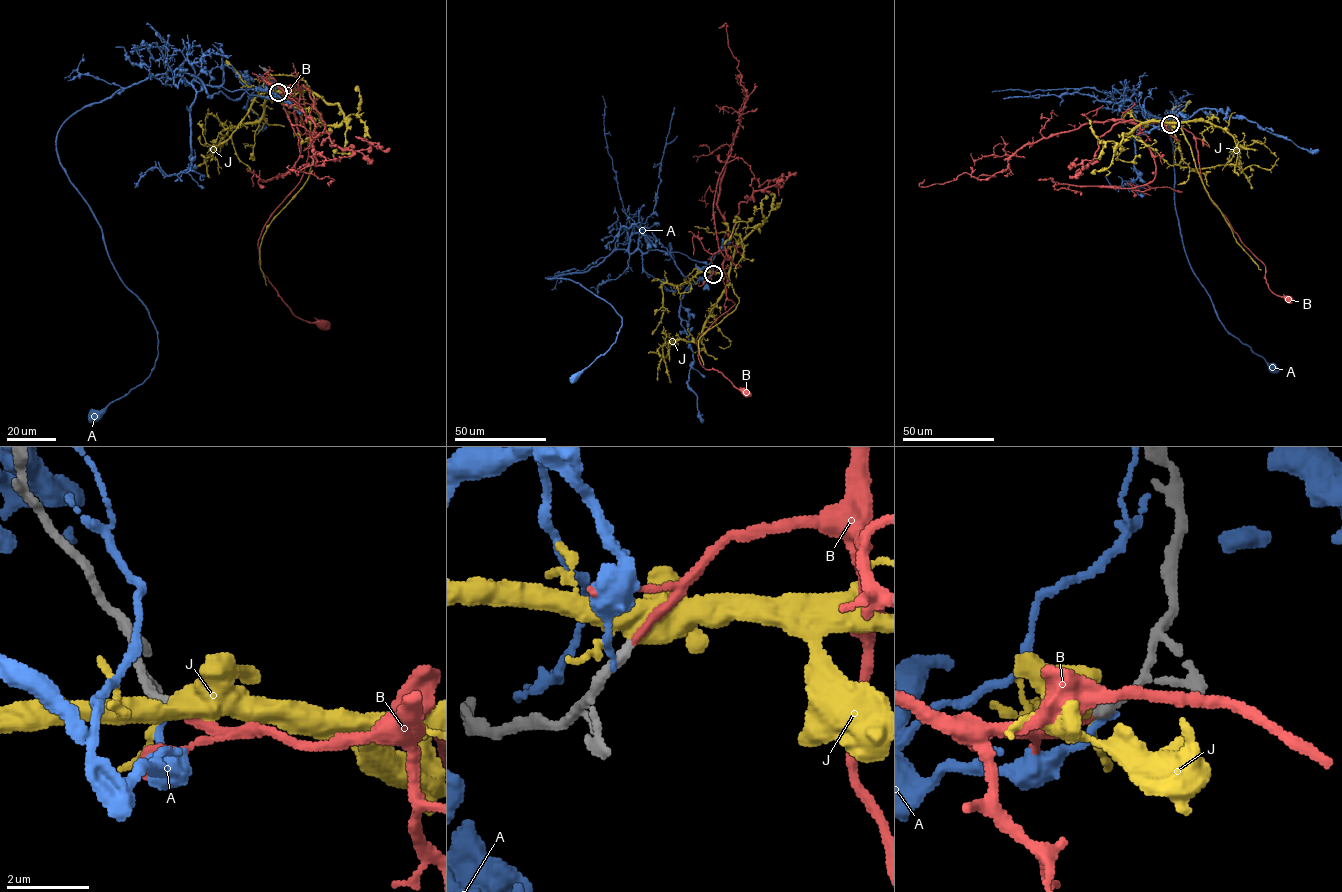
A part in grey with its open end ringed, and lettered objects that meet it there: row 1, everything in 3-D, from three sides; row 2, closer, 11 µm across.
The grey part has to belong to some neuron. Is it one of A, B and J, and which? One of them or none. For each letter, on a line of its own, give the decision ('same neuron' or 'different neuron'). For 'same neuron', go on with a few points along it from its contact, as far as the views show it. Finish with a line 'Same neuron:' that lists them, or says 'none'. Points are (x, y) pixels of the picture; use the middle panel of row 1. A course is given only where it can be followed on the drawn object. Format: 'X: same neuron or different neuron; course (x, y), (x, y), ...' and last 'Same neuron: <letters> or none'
A: different neuron
B: same neuron; course (712, 274), (722, 270), (726, 297), (735, 304), (700, 337), (698, 357), (705, 369), (716, 369), (744, 391)
J: different neuron
Same neuron: B

